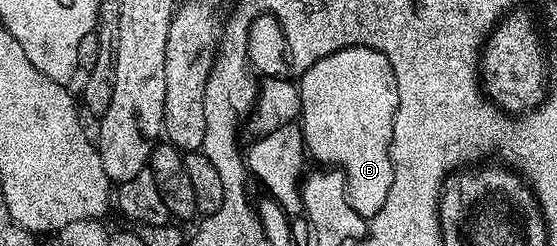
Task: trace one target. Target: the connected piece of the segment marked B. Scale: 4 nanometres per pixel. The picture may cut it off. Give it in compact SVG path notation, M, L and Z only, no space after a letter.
M344 45L333 48L318 59L305 61L307 78L303 82L305 104L305 130L315 154L335 170L347 170L351 192L349 208L361 216L370 227L379 216L382 207L394 187L395 178L395 124L399 124L399 108L403 108L402 92L397 87L396 75L389 60L381 50L364 45Z

